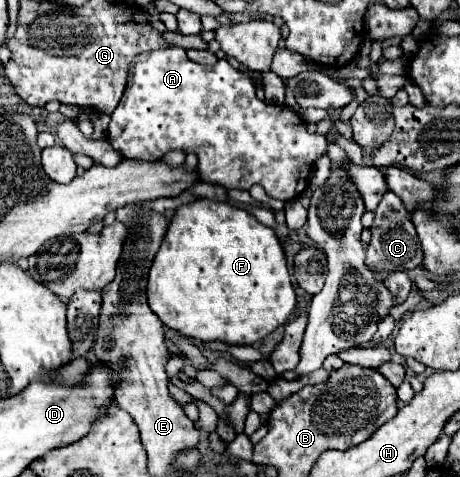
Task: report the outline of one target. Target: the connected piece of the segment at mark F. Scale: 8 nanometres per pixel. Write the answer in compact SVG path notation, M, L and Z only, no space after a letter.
M195 200L191 204L183 204L175 210L173 218L171 218L171 224L165 232L165 238L161 242L161 248L151 264L151 270L149 270L149 284L147 284L147 300L149 300L149 308L159 316L159 320L167 326L167 328L173 328L177 330L179 334L187 336L187 338L193 338L193 340L201 340L201 342L225 342L225 344L237 344L237 346L247 346L247 344L253 344L257 340L263 340L267 334L271 334L277 326L285 324L291 314L297 310L297 296L295 296L295 290L293 290L293 284L291 284L291 278L289 278L289 272L287 272L287 260L285 260L285 252L279 244L279 238L275 234L273 228L269 226L263 226L253 214L249 214L247 210L243 208L235 208L227 202L211 202L211 200Z

